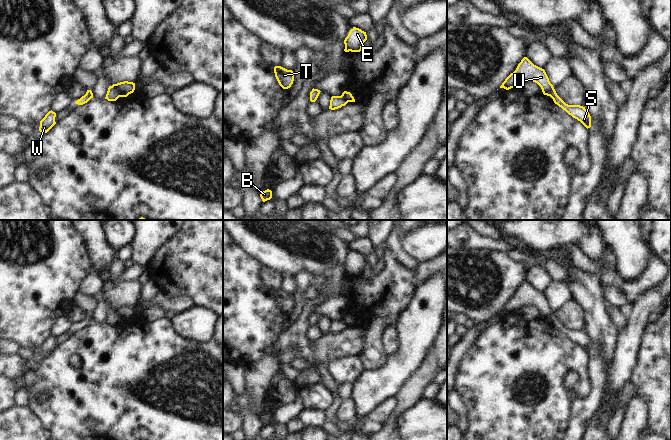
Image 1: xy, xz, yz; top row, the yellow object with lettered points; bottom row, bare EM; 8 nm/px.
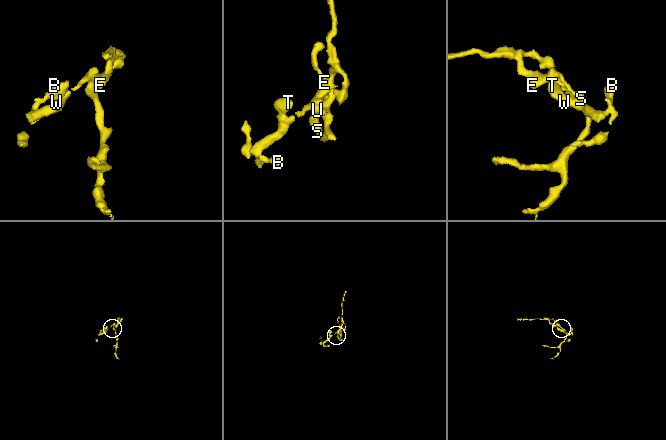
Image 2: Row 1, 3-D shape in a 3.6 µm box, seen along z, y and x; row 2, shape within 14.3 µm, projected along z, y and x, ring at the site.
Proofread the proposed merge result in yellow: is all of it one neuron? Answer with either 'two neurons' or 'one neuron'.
two neurons

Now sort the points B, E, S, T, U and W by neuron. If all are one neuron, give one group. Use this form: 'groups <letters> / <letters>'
groups B E T U W / S

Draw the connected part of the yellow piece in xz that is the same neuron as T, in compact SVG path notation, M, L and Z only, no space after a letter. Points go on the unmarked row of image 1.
M275 290L274 297L279 309L283 313L291 311L294 305L294 297L292 294L287 294L281 290Z

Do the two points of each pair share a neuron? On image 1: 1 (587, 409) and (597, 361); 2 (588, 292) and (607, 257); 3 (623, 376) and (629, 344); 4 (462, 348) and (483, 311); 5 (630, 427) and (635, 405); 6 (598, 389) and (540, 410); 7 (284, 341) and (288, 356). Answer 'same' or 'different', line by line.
1: same
2: different
3: same
4: different
5: same
6: different
7: different

